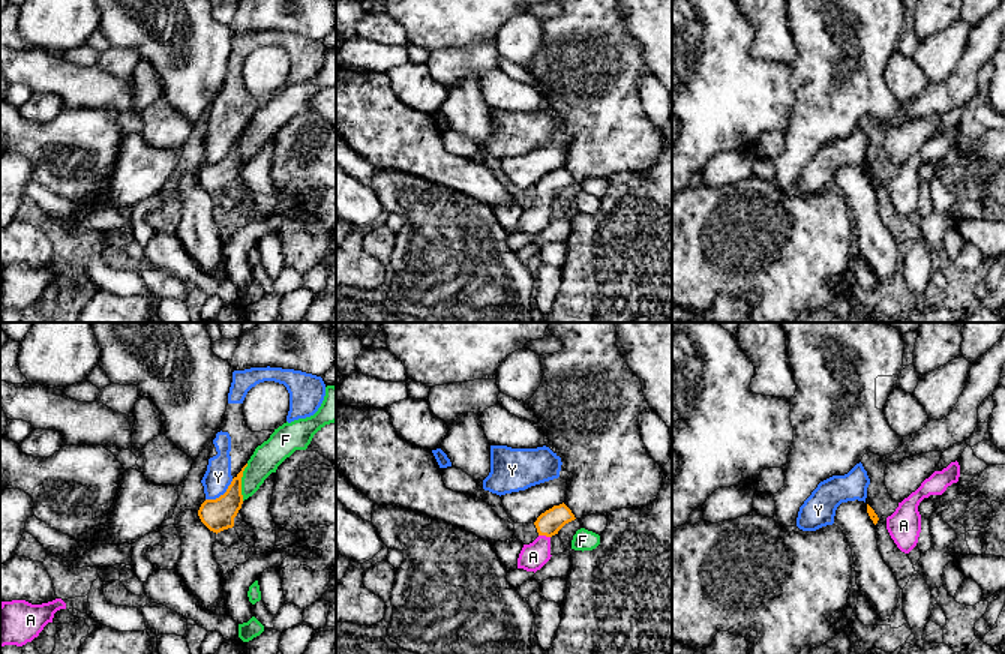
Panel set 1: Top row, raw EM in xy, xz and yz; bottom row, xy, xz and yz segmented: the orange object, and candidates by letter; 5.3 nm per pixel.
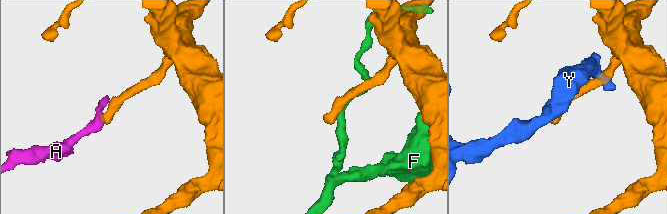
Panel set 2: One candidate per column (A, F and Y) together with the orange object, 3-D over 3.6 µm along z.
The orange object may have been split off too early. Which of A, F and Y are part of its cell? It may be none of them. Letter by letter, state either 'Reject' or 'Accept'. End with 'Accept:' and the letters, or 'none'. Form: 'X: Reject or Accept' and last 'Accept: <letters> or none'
A: Accept
F: Reject
Y: Reject
Accept: A

